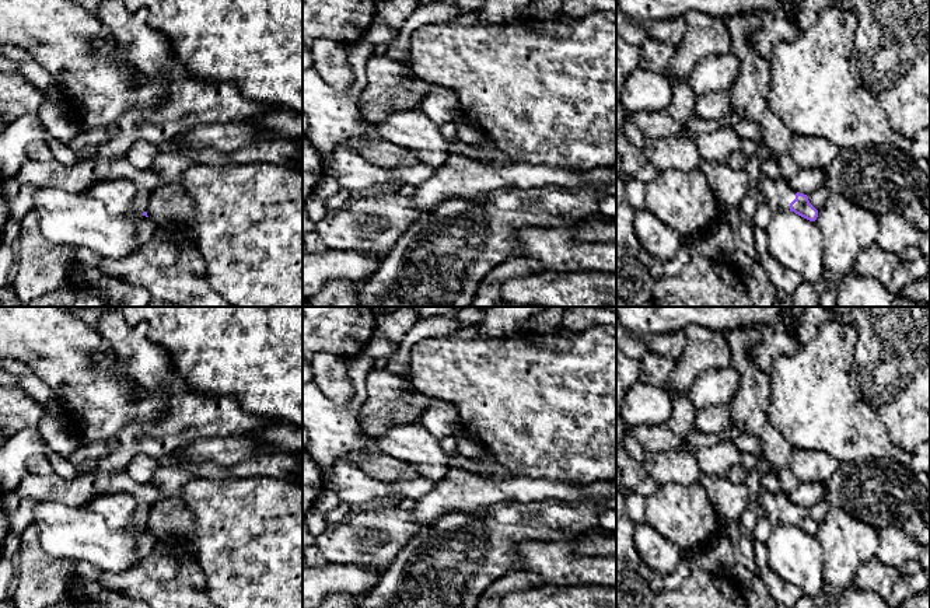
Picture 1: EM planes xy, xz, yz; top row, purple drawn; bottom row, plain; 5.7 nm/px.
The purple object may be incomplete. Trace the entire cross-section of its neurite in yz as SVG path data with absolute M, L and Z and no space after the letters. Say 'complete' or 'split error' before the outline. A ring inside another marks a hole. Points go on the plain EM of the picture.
split error | M759 492L758 517L766 518L772 527L794 525L796 528L815 535L818 524L810 517L808 510L793 503L784 492Z

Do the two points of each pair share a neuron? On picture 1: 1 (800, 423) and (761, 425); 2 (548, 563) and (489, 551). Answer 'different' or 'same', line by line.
1: different
2: different

